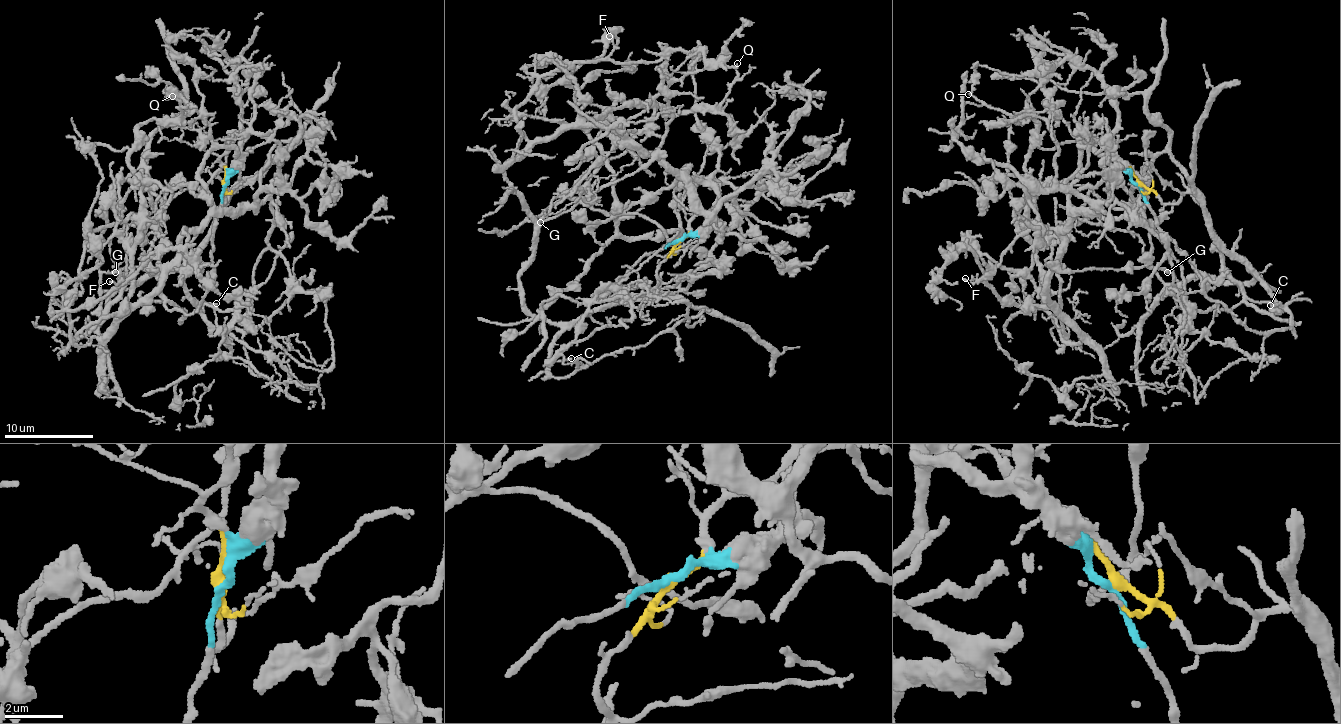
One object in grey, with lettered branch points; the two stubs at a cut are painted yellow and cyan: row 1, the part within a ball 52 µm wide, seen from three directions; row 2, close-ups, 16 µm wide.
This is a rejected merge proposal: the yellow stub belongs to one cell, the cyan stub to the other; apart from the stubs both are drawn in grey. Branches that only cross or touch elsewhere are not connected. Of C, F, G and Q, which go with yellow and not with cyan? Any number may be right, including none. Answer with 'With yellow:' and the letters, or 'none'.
With yellow: C, G

